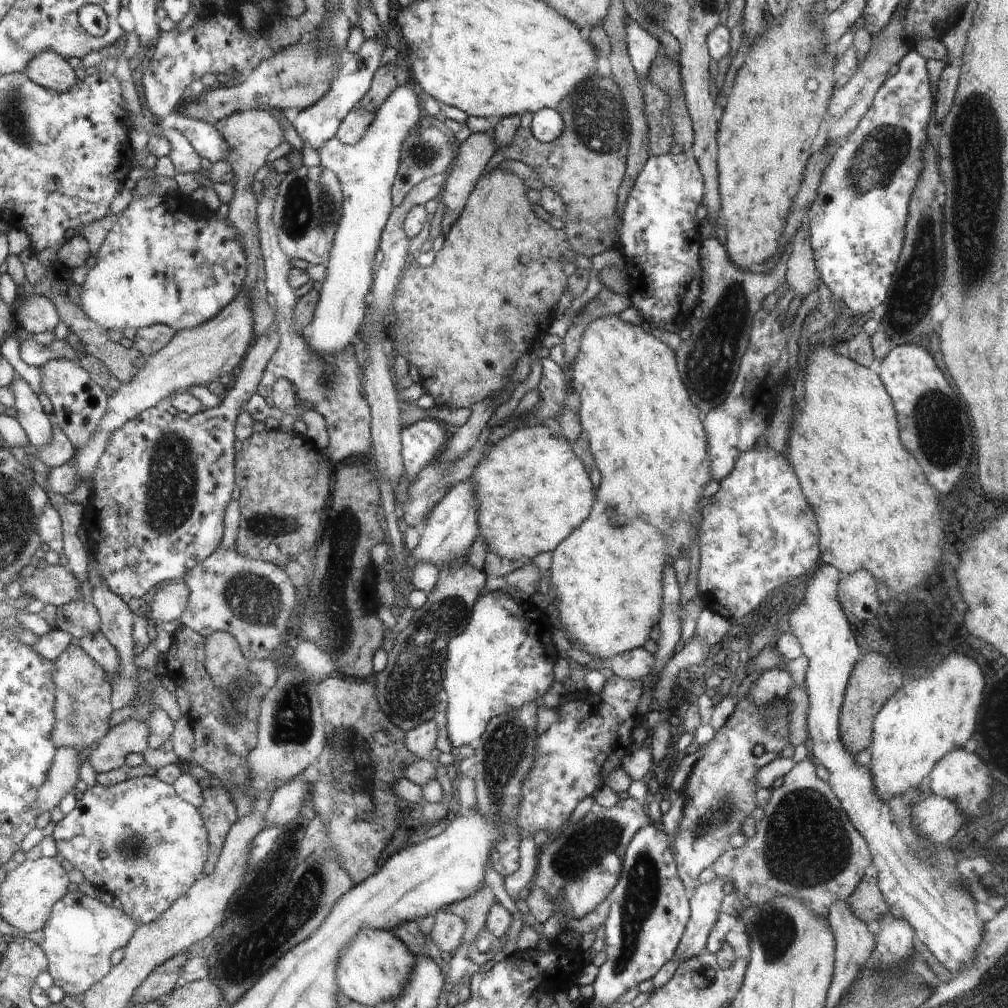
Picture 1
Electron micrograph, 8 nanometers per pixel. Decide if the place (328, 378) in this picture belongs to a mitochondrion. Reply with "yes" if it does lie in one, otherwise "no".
yes

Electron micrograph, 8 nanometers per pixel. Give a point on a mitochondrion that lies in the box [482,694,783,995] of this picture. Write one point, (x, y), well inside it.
(641, 895)

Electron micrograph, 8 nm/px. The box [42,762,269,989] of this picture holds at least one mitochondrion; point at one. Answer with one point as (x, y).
(133, 850)

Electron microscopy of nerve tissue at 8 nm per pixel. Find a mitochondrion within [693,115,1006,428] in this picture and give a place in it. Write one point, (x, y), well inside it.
(913, 290)

